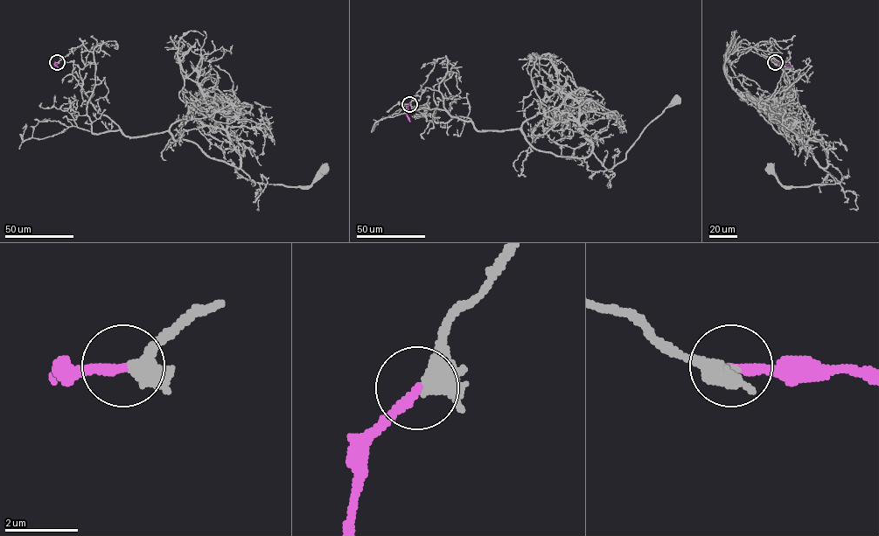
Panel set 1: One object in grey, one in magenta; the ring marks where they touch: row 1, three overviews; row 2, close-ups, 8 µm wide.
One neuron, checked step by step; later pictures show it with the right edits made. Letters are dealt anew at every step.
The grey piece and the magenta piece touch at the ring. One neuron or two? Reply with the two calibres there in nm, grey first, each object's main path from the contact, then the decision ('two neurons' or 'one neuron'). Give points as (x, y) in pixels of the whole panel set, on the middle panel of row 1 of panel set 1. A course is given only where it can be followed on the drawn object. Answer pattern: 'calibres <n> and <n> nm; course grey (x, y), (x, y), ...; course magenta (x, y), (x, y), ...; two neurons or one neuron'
calibres 280 and 240 nm; course grey (409, 104), (445, 56), (450, 115), (610, 170), (677, 101); course magenta (409, 104), (407, 116), (410, 121); one neuron

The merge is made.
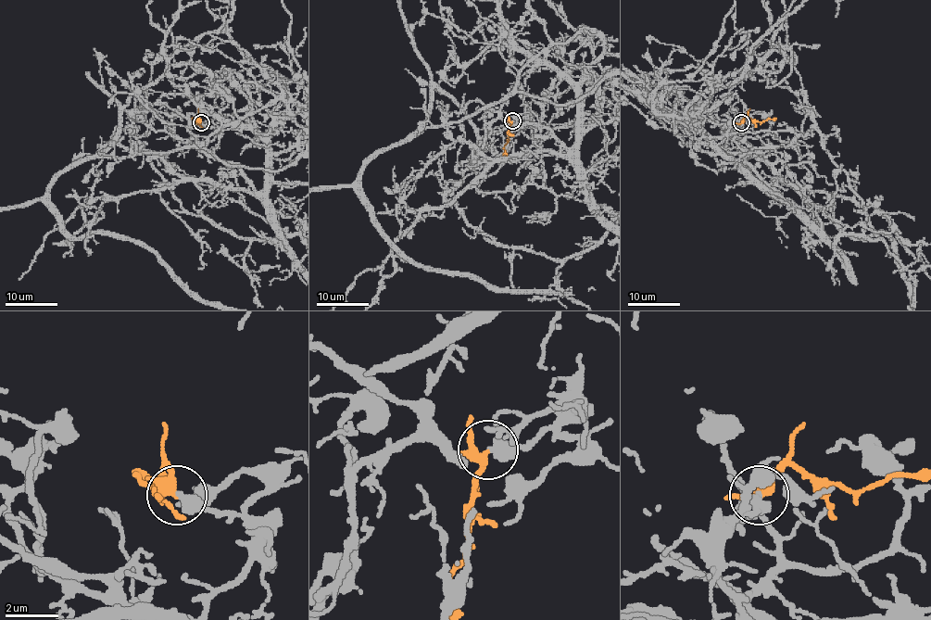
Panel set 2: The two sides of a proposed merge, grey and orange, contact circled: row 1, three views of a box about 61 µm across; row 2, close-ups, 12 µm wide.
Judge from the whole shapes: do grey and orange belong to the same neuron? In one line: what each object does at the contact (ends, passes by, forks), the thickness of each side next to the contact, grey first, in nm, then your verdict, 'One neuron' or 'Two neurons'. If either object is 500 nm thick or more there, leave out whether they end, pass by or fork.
At the ring grey ends. At the ring orange passes by. Thickness 440 nm (grey) against 340 nm. Two neurons

